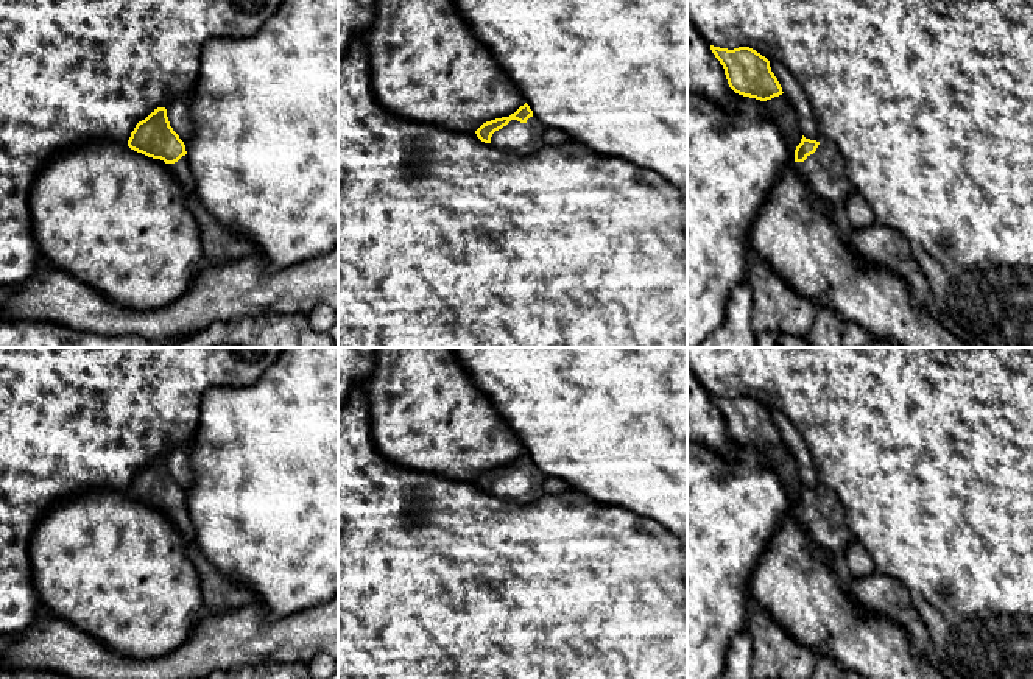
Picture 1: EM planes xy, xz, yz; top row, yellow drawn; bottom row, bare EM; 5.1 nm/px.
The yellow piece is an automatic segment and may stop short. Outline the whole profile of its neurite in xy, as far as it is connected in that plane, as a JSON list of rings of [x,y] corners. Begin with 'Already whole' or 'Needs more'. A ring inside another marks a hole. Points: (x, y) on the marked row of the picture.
Needs more. [[[165,107],[154,109],[136,125],[128,146],[148,157],[164,160],[182,188],[189,195],[193,192],[185,145],[170,126]]]

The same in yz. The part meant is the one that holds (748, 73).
Already whole. [[[710,45],[725,69],[729,87],[743,97],[760,101],[782,95],[782,87],[771,72],[770,61],[749,47],[734,50]]]

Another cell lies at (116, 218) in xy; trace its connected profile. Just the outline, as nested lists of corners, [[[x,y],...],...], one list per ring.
[[[87,142],[58,153],[37,173],[30,193],[33,235],[55,269],[79,277],[111,302],[132,310],[162,308],[189,290],[203,259],[187,196],[164,160],[131,150],[128,142]]]

